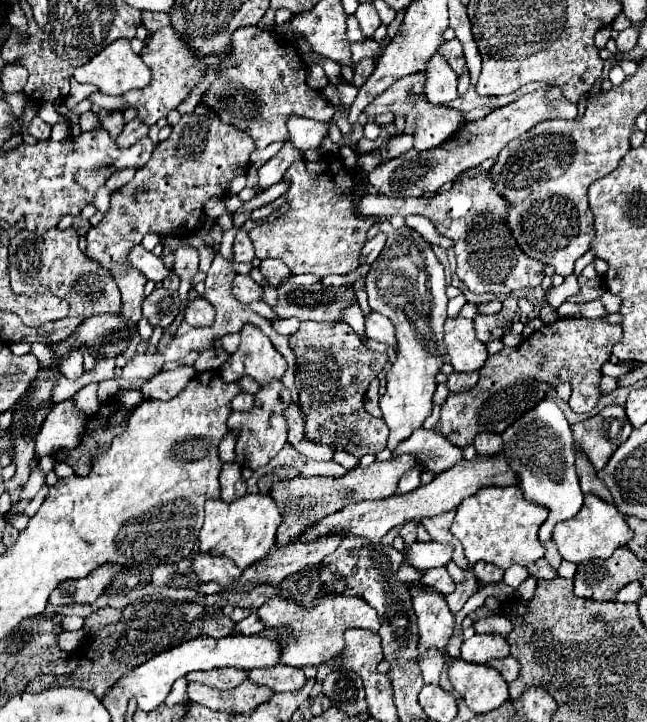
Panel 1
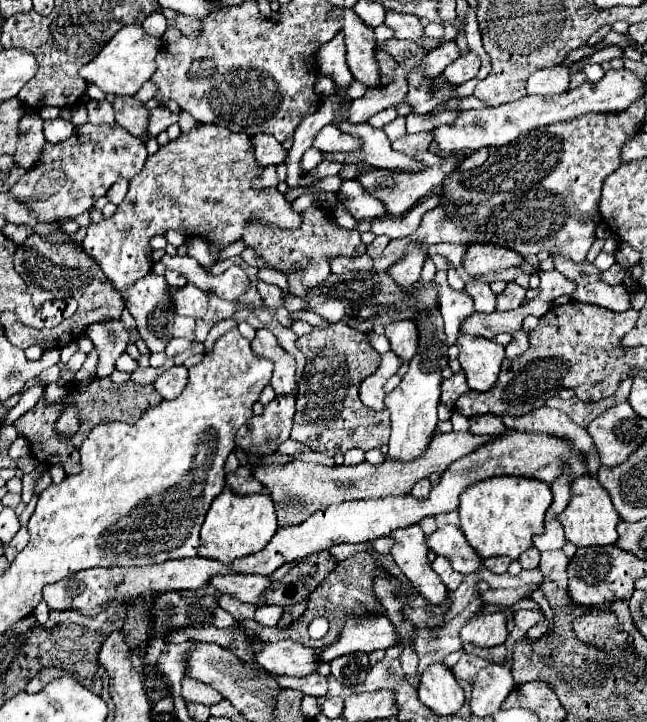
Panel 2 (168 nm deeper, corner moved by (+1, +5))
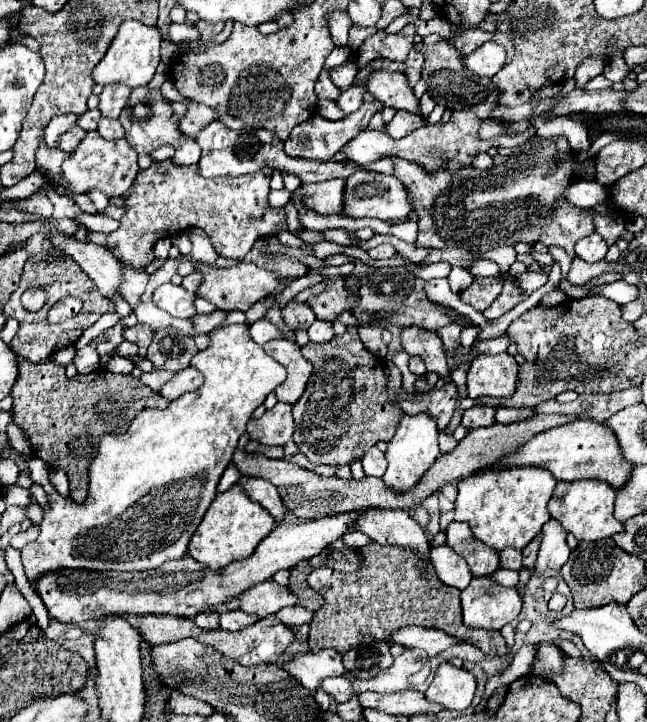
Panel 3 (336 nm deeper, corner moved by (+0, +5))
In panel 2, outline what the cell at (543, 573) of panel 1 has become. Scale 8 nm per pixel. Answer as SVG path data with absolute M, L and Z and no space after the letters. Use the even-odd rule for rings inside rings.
M528 548L526 552L522 552L522 554L520 554L518 562L522 564L522 568L524 568L524 570L536 568L536 566L538 566L538 562L540 562L540 552L538 552L536 548Z

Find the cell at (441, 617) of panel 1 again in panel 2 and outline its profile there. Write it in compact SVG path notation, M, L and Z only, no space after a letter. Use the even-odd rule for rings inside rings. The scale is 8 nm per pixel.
M412 524L406 528L398 528L390 534L394 540L394 546L390 548L390 554L398 568L404 572L404 576L414 584L414 588L432 604L440 604L448 590L438 580L436 572L432 570L426 554L426 534L422 532L420 524Z

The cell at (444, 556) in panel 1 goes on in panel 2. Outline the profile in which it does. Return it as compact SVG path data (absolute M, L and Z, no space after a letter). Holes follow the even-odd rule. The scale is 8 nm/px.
M448 524L438 528L432 536L428 536L428 548L438 556L446 556L460 574L472 574L480 570L482 556L468 544L464 532L458 526Z

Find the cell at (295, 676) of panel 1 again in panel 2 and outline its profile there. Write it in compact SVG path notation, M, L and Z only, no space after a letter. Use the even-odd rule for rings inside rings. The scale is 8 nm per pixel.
M318 672L304 676L304 678L288 678L288 676L286 678L274 676L274 678L278 680L278 684L282 688L296 688L296 690L308 694L308 696L320 698L320 696L326 696L326 692L328 692L328 680L326 680L326 676L322 676Z

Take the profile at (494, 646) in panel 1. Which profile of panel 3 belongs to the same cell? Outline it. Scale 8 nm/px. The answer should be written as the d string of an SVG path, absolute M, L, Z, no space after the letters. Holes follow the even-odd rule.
M473 578L461 592L463 624L467 628L501 630L521 612L521 596L517 588L505 588L491 578Z

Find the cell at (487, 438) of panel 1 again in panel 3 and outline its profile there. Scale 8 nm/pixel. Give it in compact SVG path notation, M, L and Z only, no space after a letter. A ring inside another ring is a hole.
M473 406L463 414L461 422L467 430L479 428L479 426L491 426L491 424L495 424L495 408L491 408L491 406Z

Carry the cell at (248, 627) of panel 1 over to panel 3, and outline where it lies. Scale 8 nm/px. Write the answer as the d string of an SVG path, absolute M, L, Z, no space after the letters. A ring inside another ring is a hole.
M287 606L287 608L281 608L281 612L275 614L275 616L279 618L281 624L285 624L285 626L291 628L291 626L301 626L305 622L311 622L313 612L301 608L301 606Z

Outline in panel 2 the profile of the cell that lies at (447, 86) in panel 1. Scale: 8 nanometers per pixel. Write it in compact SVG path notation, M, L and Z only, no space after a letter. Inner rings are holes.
M466 52L466 54L462 54L458 60L454 60L454 64L450 64L442 74L444 74L444 78L446 78L450 84L460 86L460 84L472 80L472 78L478 74L480 66L482 66L480 56L478 56L476 52Z

